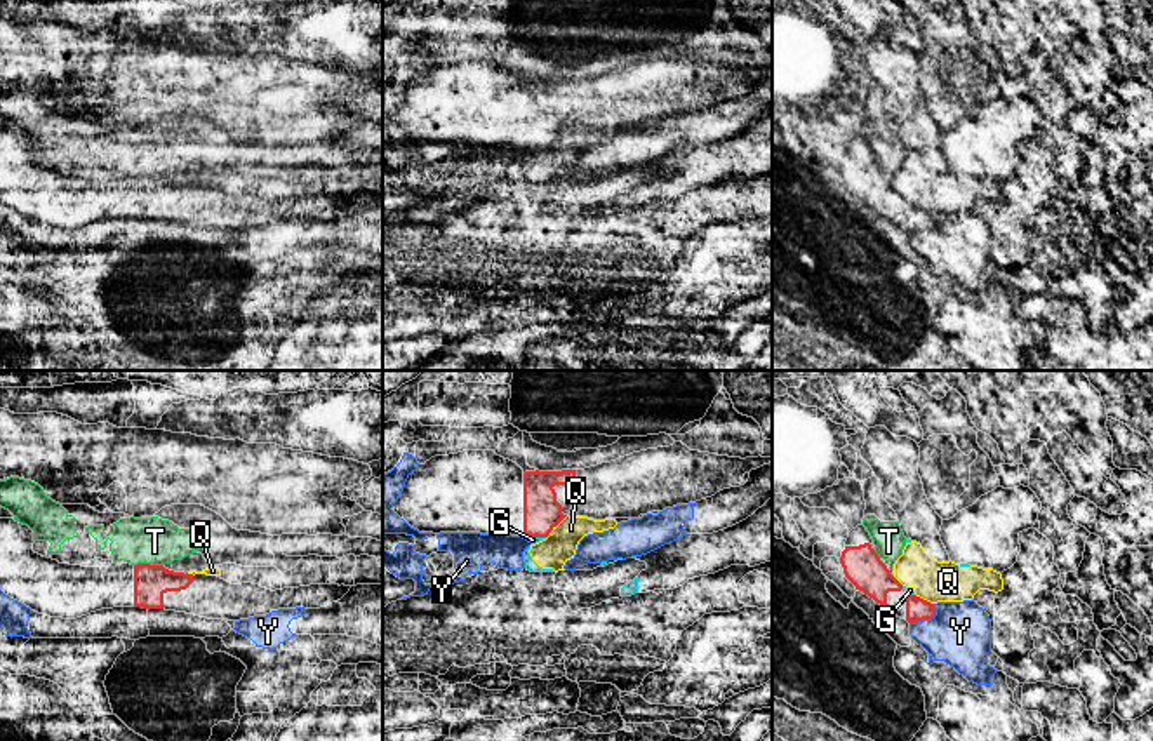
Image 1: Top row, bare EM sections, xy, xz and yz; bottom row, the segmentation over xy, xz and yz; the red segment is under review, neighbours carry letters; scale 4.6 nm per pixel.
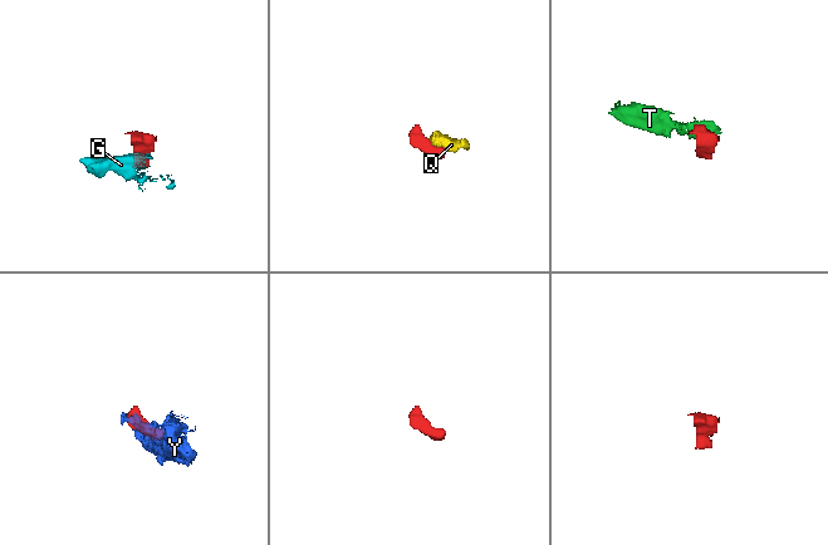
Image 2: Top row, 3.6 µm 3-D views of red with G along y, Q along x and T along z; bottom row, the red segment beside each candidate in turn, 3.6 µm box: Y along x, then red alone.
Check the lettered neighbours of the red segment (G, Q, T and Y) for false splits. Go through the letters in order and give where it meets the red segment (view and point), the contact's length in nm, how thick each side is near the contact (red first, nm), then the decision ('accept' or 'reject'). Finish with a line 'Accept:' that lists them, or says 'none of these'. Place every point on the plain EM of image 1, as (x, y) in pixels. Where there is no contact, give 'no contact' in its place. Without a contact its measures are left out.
G: xz (534, 146) | 100 nm | 180/30 nm | reject
Q: xz (555, 136) | 150 nm | 180/150 nm | reject
T: xy (148, 174) | 140 nm | 160/220 nm | reject
Y: yz (927, 228) | 150 nm | 110/280 nm | reject
Accept: none of these

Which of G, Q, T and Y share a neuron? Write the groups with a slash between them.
G Q / T / Y

